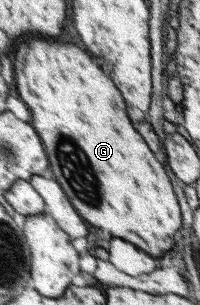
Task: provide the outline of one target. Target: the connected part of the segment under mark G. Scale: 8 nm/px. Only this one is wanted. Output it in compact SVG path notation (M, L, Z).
M37 38L37 40L25 42L25 44L21 46L21 50L17 52L17 84L19 84L19 88L21 88L23 100L31 106L31 110L33 110L33 114L35 114L35 122L33 122L33 124L37 126L37 130L41 130L41 138L45 136L45 146L49 146L49 150L51 150L53 168L55 168L53 178L57 178L63 182L62 185L67 188L67 194L71 196L71 202L73 202L74 206L77 206L77 210L79 210L89 222L93 222L95 226L99 226L99 228L103 228L103 230L109 230L109 232L113 232L115 236L125 238L125 240L137 244L139 248L147 250L147 252L153 254L153 256L164 255L167 250L175 248L173 246L173 244L175 244L175 242L173 242L173 236L175 236L175 232L181 228L181 208L179 208L179 202L177 202L177 198L175 198L173 186L171 186L171 182L169 182L169 178L167 178L167 174L165 174L163 164L157 162L156 152L151 150L152 147L150 144L147 144L147 140L143 138L143 134L133 126L133 120L131 120L131 116L129 116L129 106L127 106L127 100L125 100L121 88L119 88L119 86L115 84L115 80L95 62L95 58L93 58L87 50L83 50L81 46L77 46L77 44L61 44L61 42L49 42L49 40Z

